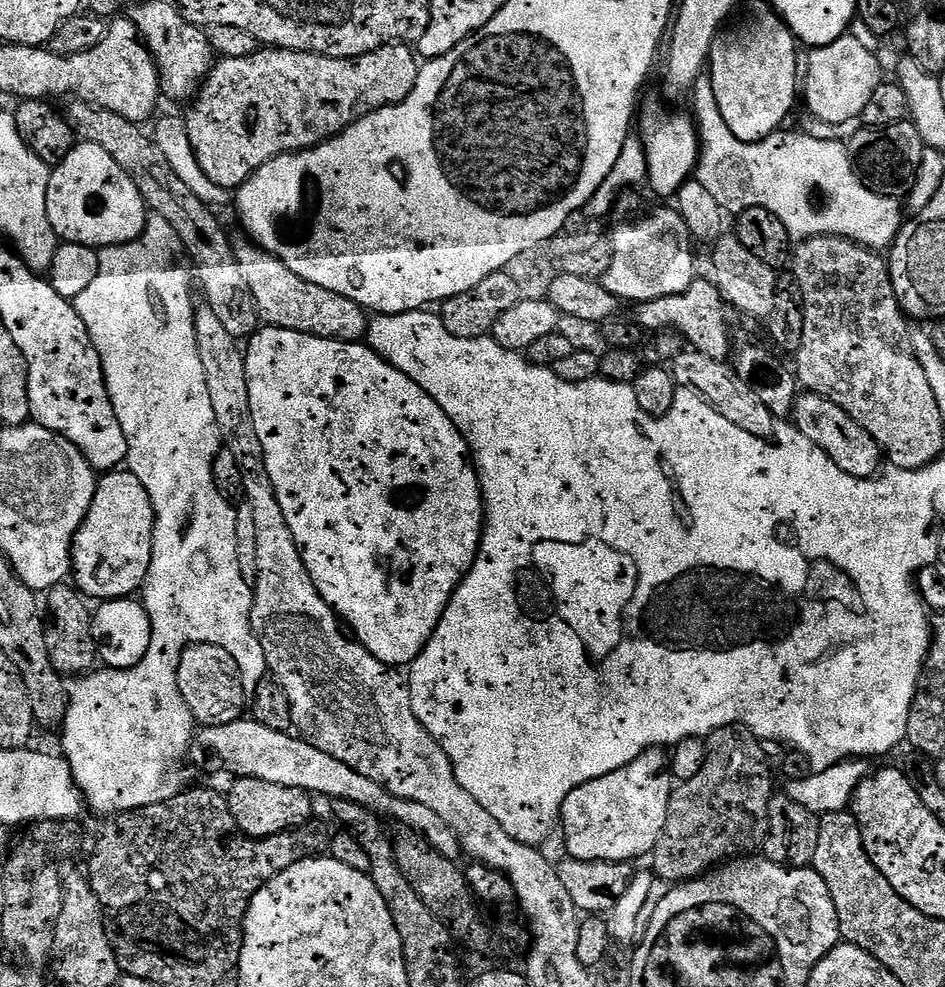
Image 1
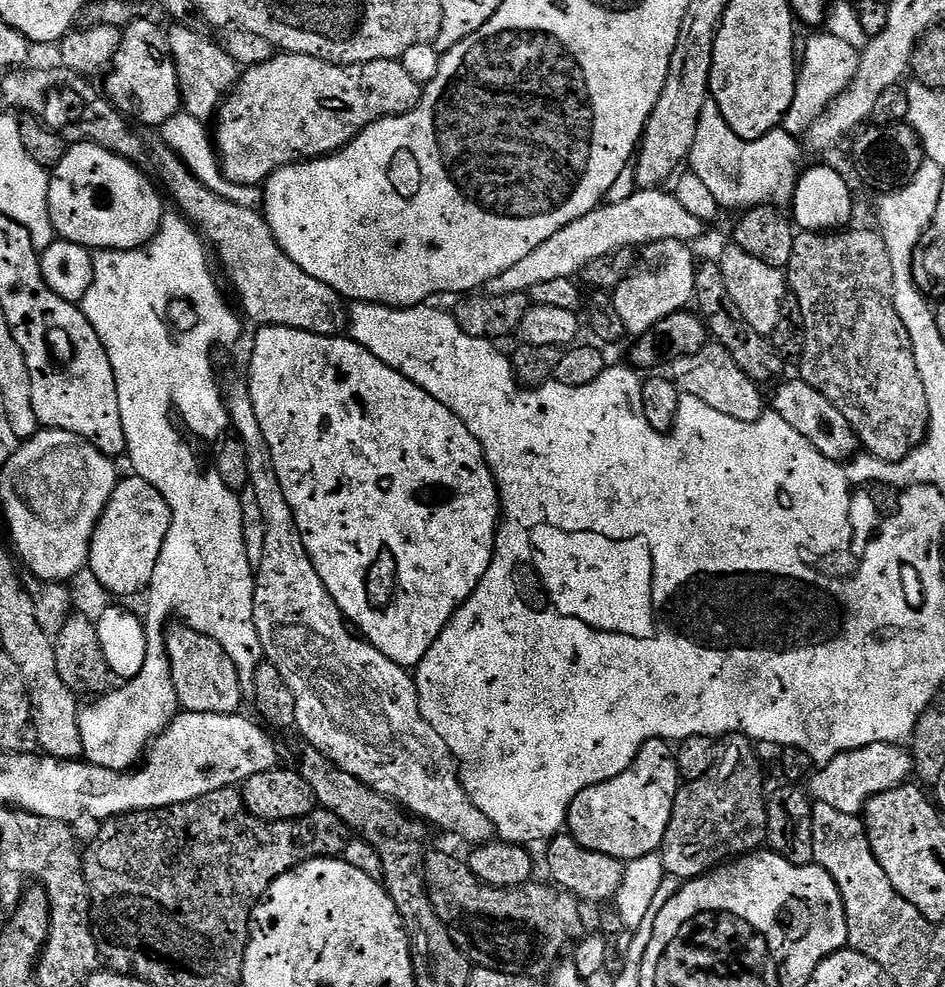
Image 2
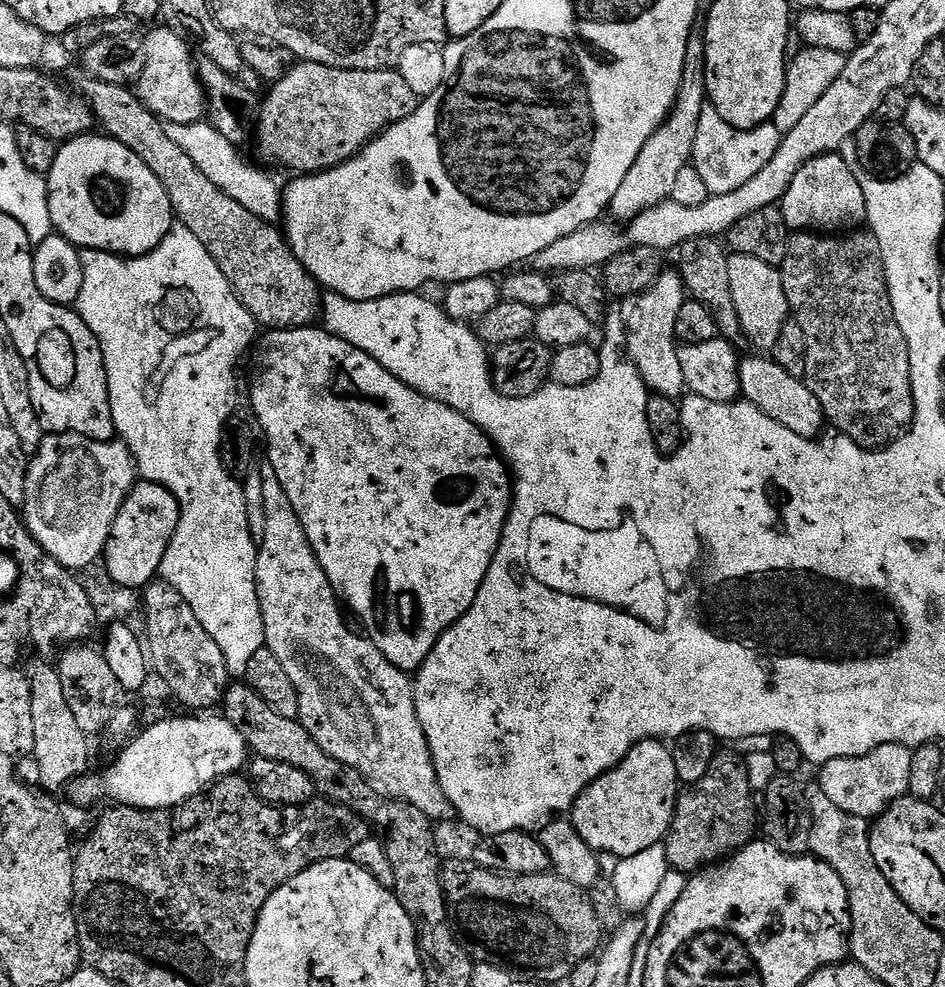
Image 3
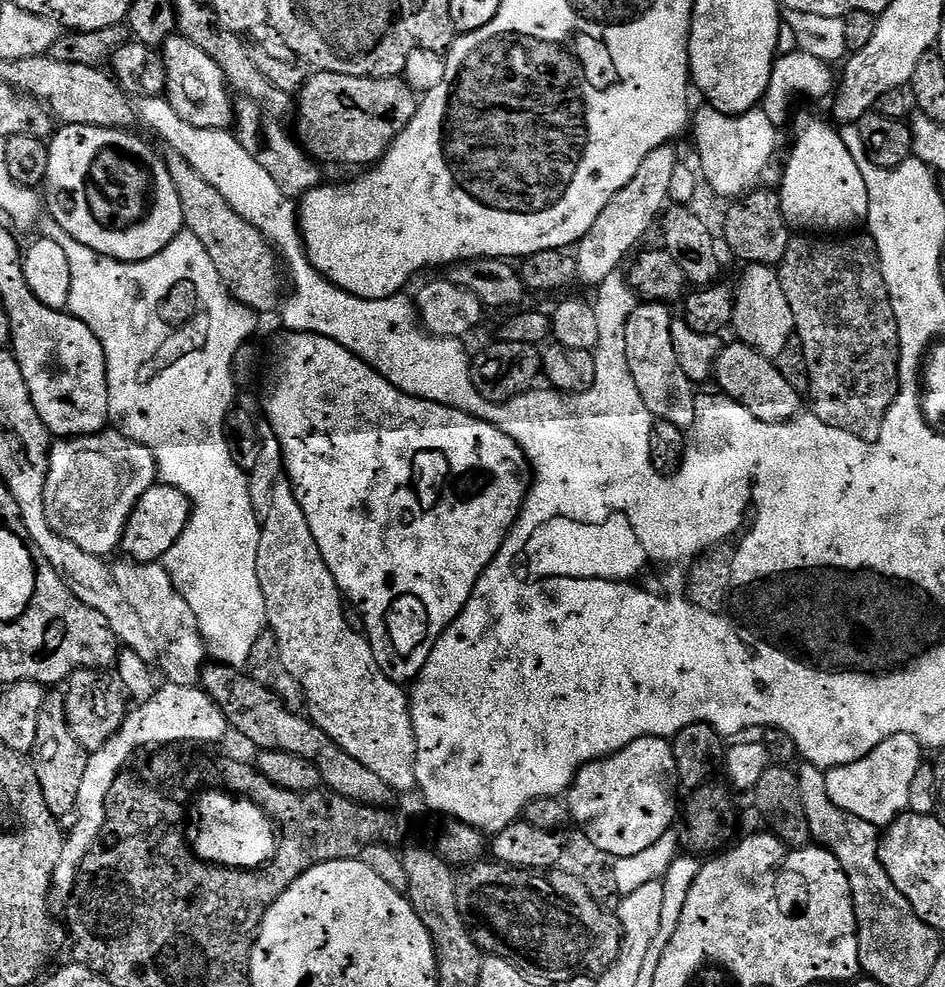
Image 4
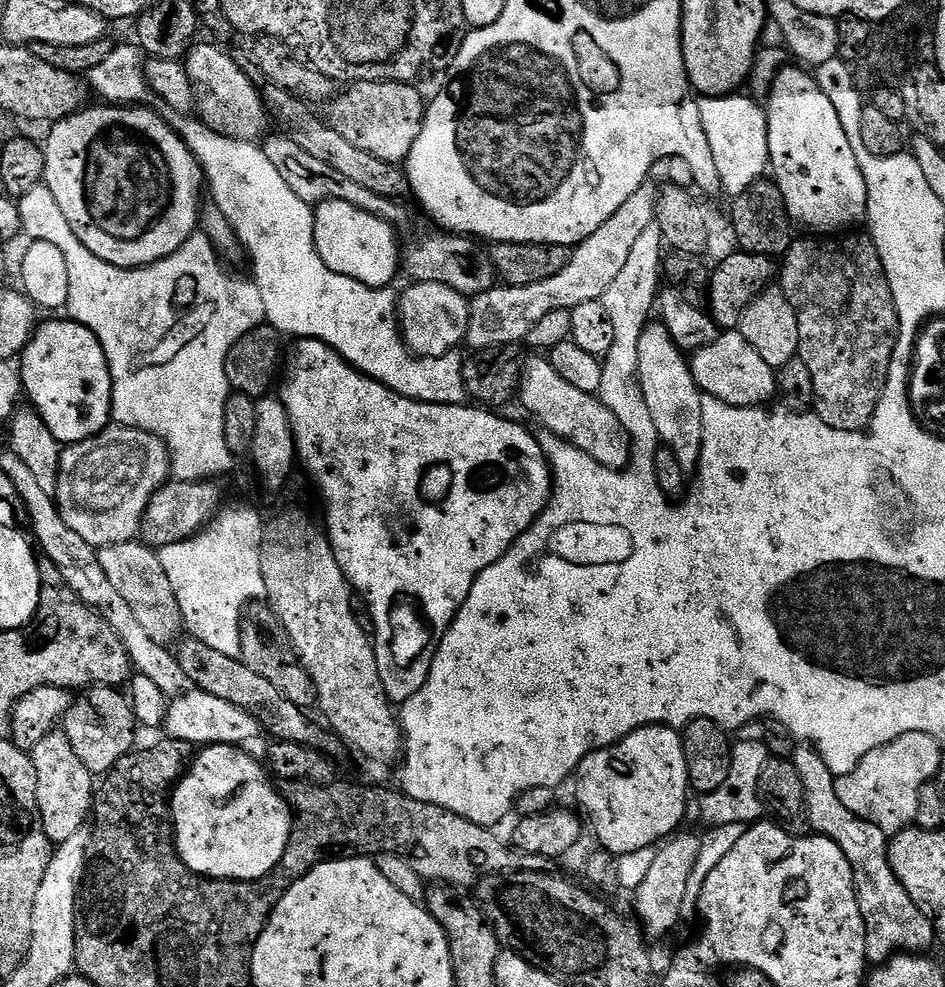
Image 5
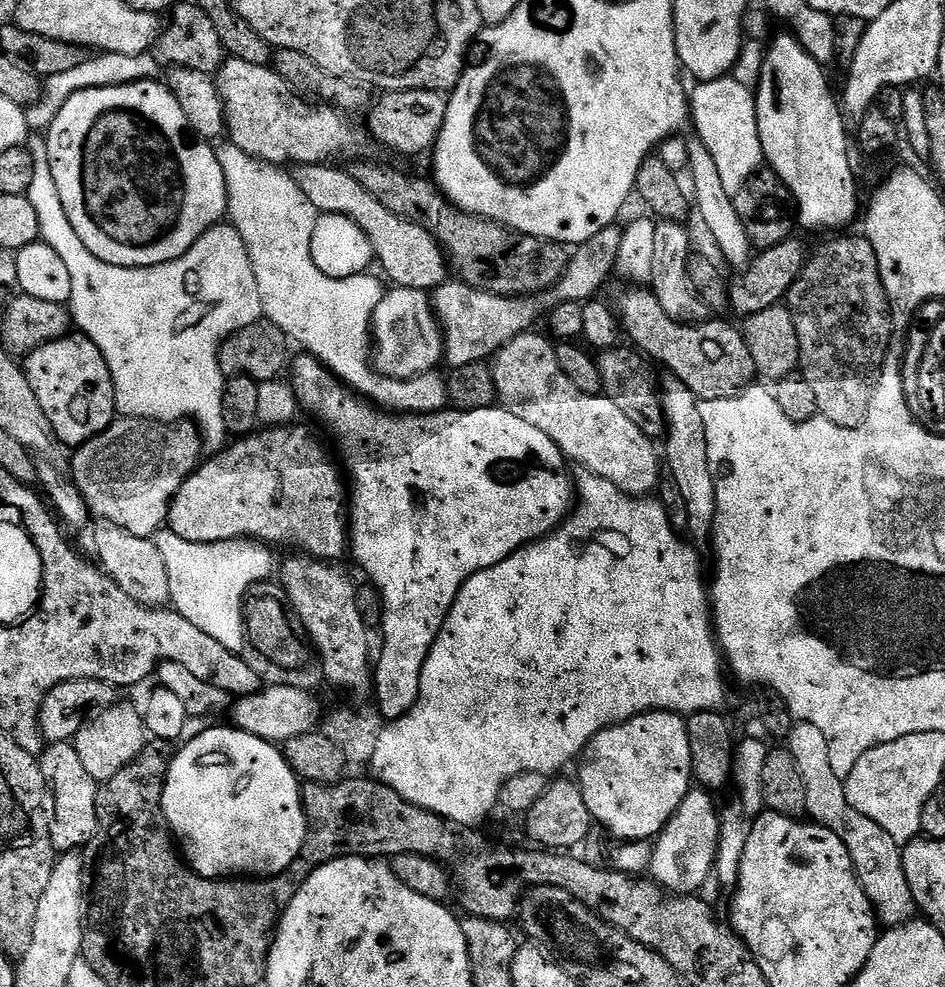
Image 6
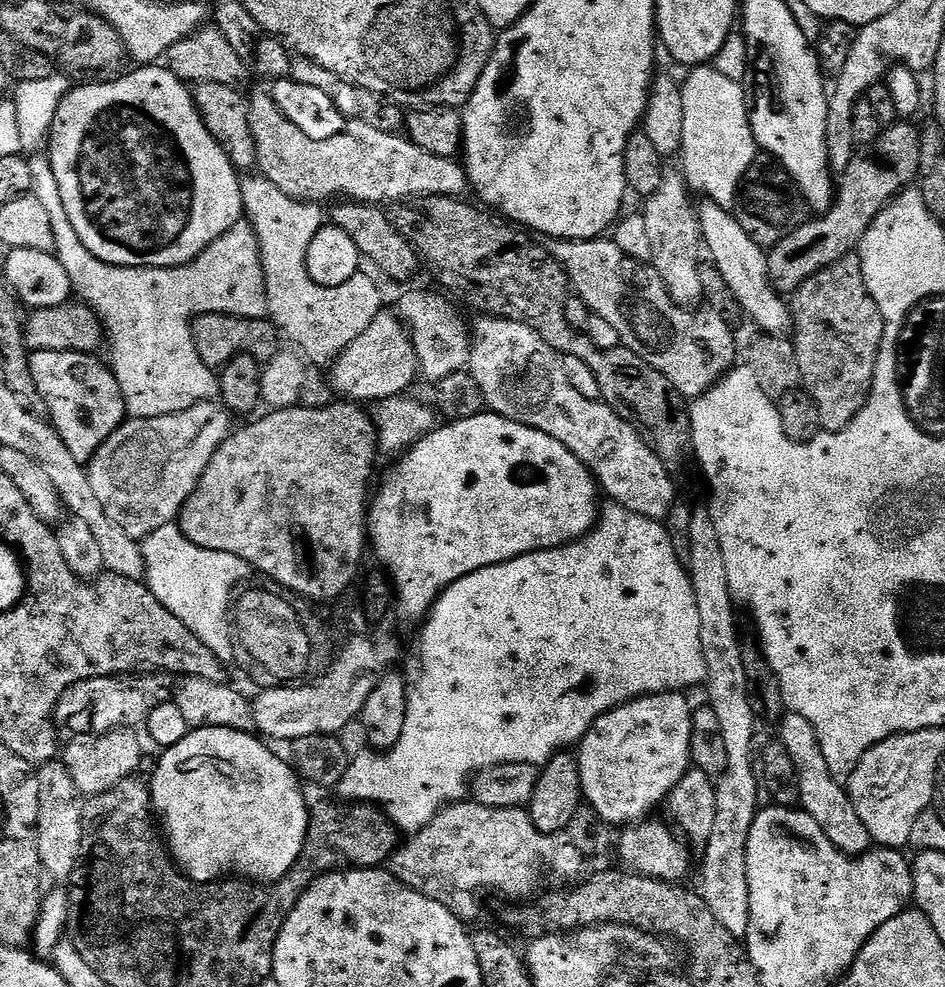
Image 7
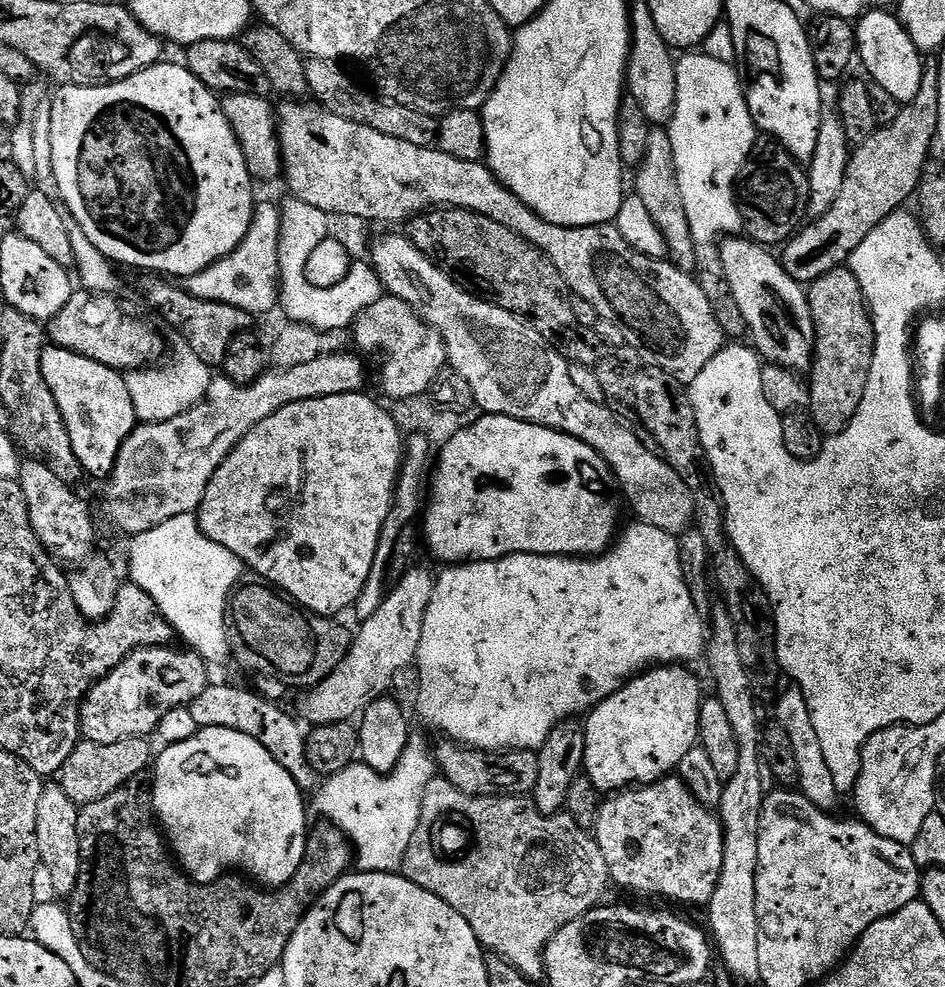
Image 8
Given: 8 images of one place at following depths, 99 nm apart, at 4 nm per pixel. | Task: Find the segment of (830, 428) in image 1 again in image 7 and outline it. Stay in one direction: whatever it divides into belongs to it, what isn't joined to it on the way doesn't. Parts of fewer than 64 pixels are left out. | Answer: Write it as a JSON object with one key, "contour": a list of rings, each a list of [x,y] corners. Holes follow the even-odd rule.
{"contour":[[[552,238],[546,247],[568,275],[571,291],[584,299],[592,315],[606,318],[618,330],[621,345],[666,374],[681,396],[702,396],[732,371],[737,363],[733,325],[714,310],[679,308],[670,298],[658,270],[651,263],[627,256],[615,239]]]}

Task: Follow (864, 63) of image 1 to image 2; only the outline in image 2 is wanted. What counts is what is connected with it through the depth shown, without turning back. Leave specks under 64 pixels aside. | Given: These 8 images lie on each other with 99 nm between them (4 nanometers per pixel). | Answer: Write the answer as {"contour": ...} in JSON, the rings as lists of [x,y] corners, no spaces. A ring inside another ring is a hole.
{"contour":[[[827,34],[812,36],[802,44],[802,59],[798,64],[794,102],[790,102],[790,110],[786,110],[783,131],[794,138],[800,138],[808,131],[808,127],[819,116],[827,112],[832,103],[854,82],[854,74],[858,74],[860,52],[854,47],[842,42],[839,38]]]}

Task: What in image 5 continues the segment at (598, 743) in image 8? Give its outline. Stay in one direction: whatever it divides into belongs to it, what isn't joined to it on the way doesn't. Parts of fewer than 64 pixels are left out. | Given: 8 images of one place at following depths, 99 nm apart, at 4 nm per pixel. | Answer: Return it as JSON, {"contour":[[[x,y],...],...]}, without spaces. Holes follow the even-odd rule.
{"contour":[[[648,724],[644,728],[634,730],[629,736],[608,748],[596,748],[576,767],[575,780],[576,800],[581,808],[579,811],[586,820],[588,815],[590,832],[596,835],[596,840],[600,843],[597,845],[603,851],[610,852],[617,858],[659,845],[685,823],[684,811],[690,785],[684,738],[675,728],[668,728],[664,724]]]}

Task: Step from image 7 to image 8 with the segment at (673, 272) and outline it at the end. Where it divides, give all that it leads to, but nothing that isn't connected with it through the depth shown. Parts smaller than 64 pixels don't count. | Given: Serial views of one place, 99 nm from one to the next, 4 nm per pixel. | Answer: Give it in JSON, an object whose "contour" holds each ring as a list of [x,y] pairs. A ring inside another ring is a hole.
{"contour":[[[653,130],[650,142],[646,146],[646,154],[642,158],[639,168],[635,169],[635,195],[640,197],[642,206],[650,214],[656,229],[664,239],[666,256],[671,263],[681,271],[691,273],[696,264],[696,240],[692,237],[692,224],[688,221],[688,212],[684,209],[685,193],[680,190],[680,183],[676,177],[674,166],[674,150],[667,131]]]}

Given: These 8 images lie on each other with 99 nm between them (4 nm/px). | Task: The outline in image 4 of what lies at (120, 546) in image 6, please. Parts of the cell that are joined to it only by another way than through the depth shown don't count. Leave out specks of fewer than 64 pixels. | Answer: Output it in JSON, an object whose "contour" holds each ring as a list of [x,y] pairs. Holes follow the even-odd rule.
{"contour":[[[120,558],[117,564],[111,565],[111,570],[114,582],[118,582],[118,587],[129,600],[134,614],[142,617],[150,642],[154,642],[156,664],[164,671],[163,679],[169,684],[197,687],[200,672],[206,663],[204,639],[198,618],[194,618],[194,610],[190,610],[190,602],[182,598],[163,563],[139,564],[136,560]]]}

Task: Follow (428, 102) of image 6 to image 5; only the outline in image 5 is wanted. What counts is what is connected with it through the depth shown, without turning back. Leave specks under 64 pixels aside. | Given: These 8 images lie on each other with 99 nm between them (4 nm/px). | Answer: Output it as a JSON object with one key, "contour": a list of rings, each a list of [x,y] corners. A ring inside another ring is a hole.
{"contour":[[[358,80],[337,91],[326,108],[328,125],[346,138],[358,150],[382,158],[382,162],[403,165],[422,130],[426,100],[411,83],[399,84],[393,80]]]}

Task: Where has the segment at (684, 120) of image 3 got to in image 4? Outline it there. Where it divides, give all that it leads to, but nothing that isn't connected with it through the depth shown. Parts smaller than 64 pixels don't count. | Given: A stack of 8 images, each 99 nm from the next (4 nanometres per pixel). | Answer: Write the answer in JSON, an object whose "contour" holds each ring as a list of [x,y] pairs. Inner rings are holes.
{"contour":[[[663,144],[658,146],[658,150],[650,150],[642,166],[638,166],[638,174],[634,174],[634,178],[630,178],[630,182],[626,182],[626,186],[622,186],[622,190],[618,190],[614,198],[610,198],[606,210],[598,214],[598,222],[594,222],[594,226],[590,226],[590,230],[580,239],[574,255],[576,274],[581,285],[584,283],[598,286],[603,280],[610,278],[610,274],[621,267],[620,263],[624,259],[627,261],[637,251],[636,243],[655,224],[657,227],[669,203],[670,181],[674,170],[682,163],[681,157],[676,157],[674,149],[672,144]]]}

